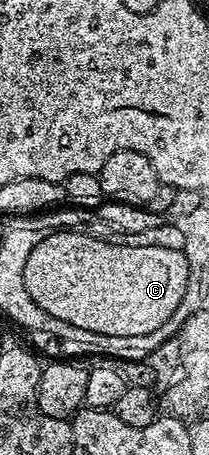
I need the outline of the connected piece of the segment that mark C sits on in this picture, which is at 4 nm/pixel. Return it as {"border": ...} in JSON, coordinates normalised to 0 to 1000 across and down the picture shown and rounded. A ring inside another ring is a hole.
{"border":[[[249,510],[124,574],[115,611],[144,657],[258,701],[488,736],[718,736],[833,692],[890,648],[900,578],[876,549],[799,543],[584,543],[383,510]]]}

